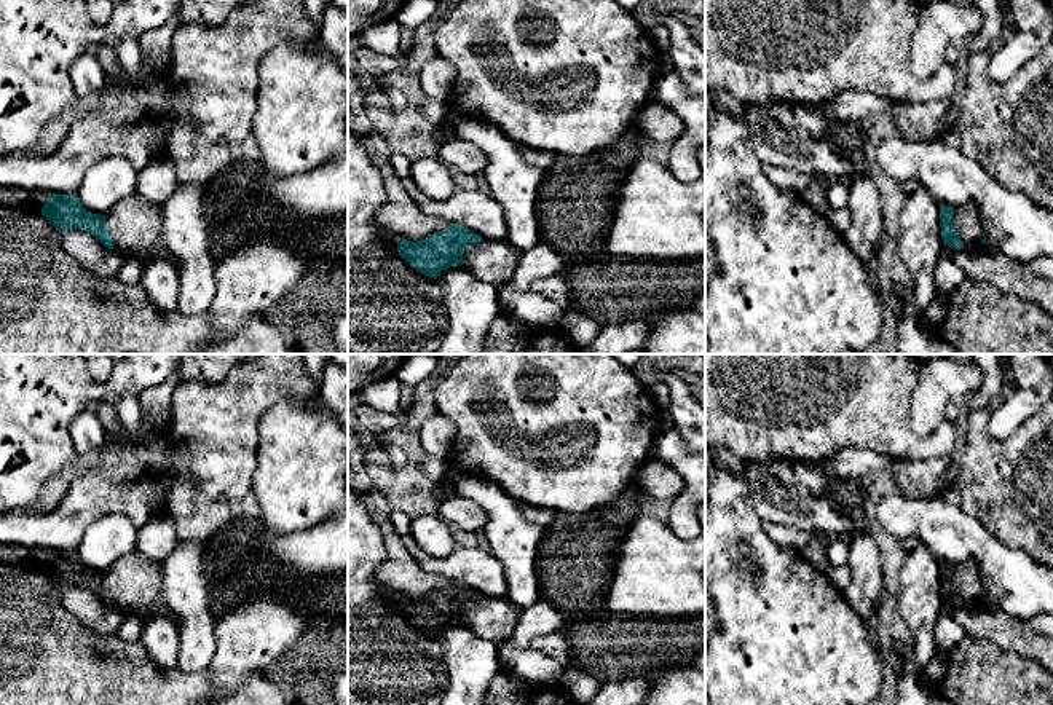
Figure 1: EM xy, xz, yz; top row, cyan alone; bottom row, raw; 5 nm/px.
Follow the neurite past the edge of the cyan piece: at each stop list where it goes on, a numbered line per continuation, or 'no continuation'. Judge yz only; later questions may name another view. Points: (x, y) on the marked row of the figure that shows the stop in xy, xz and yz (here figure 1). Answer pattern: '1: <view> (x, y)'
1: yz (967, 220)

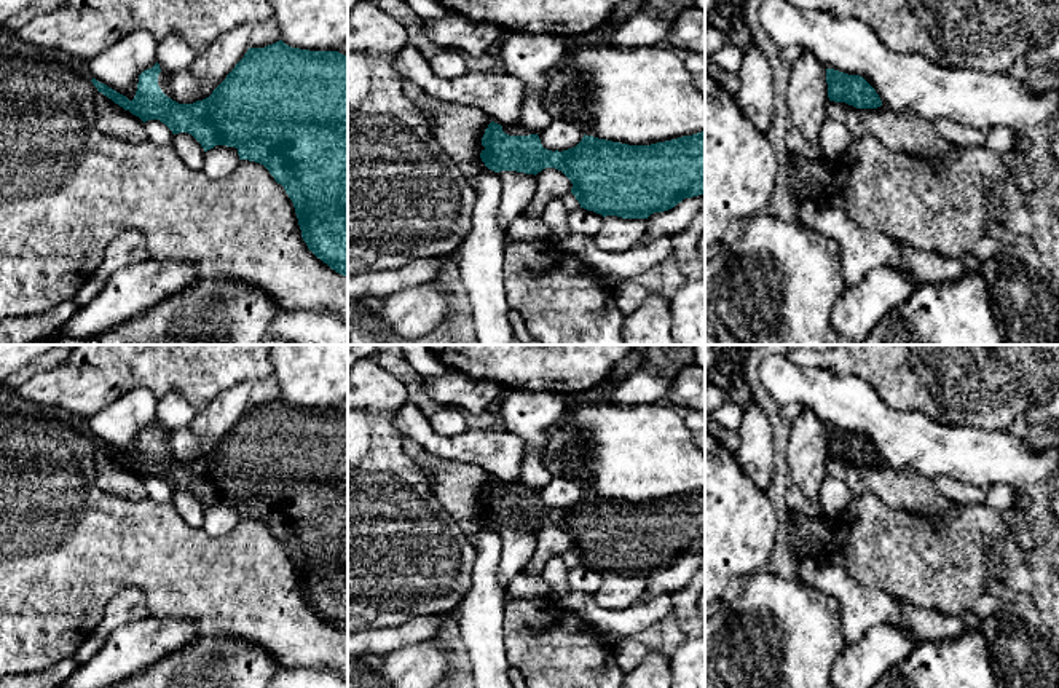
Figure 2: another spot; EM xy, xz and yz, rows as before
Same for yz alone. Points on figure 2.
no continuation

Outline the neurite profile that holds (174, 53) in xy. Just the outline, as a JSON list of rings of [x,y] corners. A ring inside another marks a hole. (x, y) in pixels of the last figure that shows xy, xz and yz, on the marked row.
[[[166,37],[158,42],[158,64],[161,72],[167,75],[190,69],[196,54],[198,53],[180,37]]]

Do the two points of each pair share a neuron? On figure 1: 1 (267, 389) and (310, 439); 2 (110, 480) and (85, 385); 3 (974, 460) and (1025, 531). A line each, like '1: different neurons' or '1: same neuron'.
1: different neurons
2: different neurons
3: same neuron

